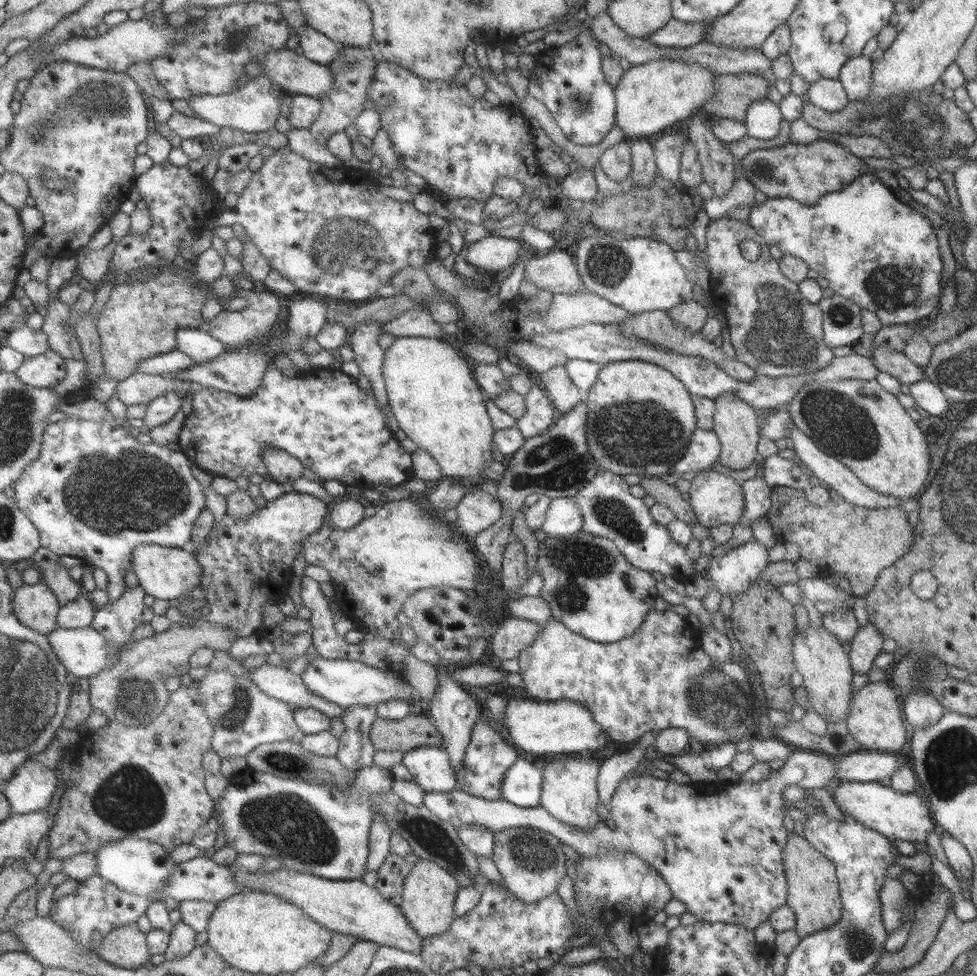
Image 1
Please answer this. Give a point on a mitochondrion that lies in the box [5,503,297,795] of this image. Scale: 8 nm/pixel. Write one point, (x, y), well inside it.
(135, 697)

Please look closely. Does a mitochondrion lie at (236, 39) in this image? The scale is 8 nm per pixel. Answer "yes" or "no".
yes

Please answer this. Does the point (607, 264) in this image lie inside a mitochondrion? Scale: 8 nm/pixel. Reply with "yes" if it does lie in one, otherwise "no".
yes

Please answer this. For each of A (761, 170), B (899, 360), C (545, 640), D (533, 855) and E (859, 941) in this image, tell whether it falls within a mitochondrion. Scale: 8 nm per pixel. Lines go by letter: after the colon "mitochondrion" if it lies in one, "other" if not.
A: mitochondrion
B: other
C: other
D: mitochondrion
E: mitochondrion

